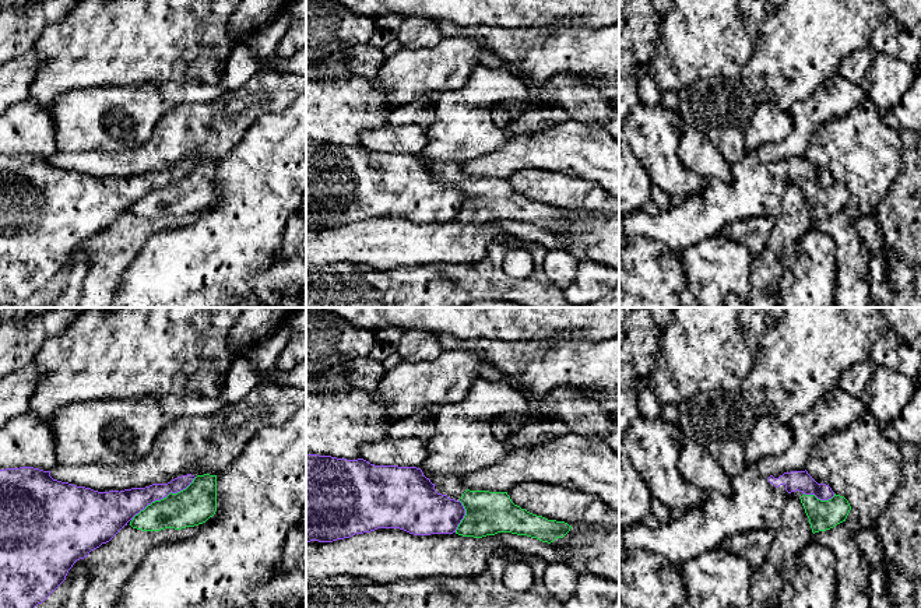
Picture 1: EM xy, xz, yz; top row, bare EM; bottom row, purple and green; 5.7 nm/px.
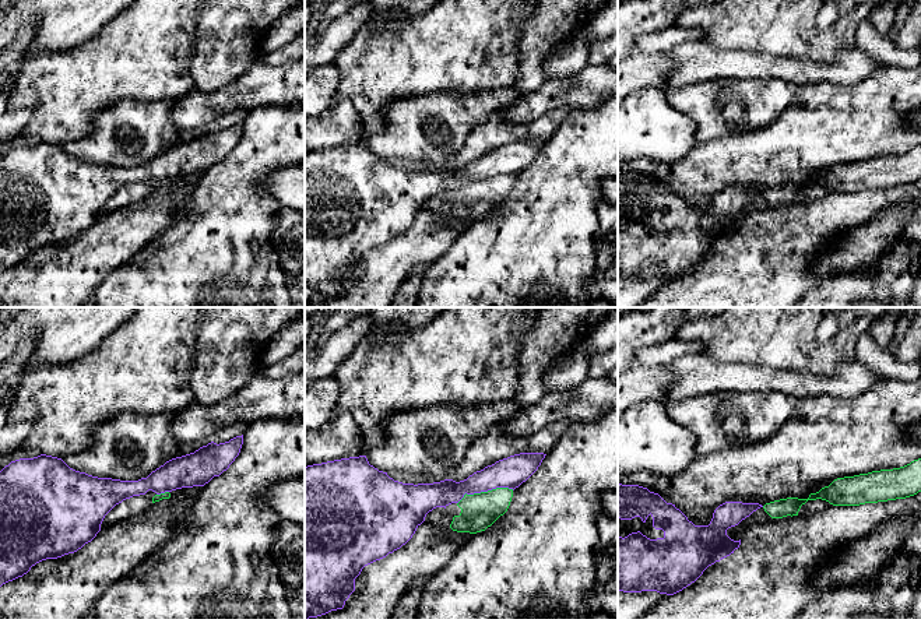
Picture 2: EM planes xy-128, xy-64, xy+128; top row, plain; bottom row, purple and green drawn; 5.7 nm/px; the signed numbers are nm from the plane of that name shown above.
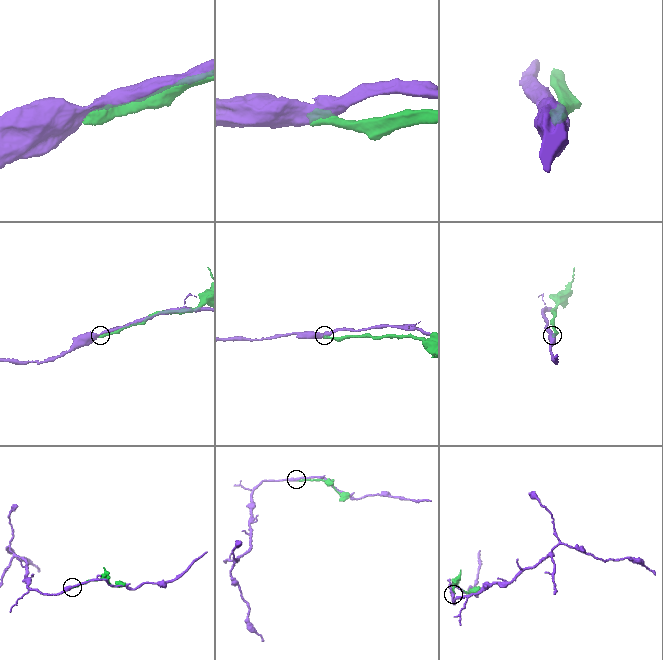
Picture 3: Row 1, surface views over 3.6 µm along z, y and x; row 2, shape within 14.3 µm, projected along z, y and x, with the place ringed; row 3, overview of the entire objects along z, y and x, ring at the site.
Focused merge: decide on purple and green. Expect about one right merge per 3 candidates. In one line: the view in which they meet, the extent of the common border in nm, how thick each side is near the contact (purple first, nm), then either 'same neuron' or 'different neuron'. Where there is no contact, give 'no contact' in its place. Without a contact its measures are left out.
xy | 460 nm | 180/220 nm | different neuron

